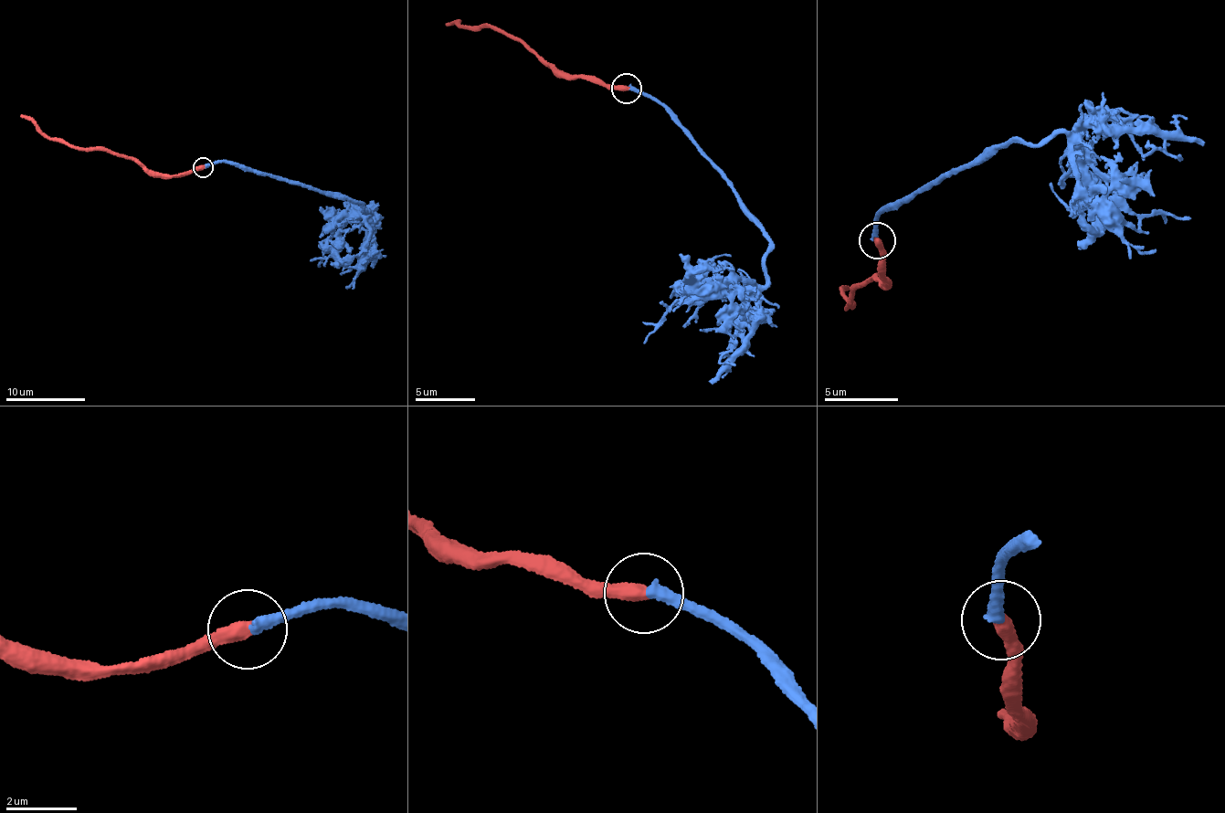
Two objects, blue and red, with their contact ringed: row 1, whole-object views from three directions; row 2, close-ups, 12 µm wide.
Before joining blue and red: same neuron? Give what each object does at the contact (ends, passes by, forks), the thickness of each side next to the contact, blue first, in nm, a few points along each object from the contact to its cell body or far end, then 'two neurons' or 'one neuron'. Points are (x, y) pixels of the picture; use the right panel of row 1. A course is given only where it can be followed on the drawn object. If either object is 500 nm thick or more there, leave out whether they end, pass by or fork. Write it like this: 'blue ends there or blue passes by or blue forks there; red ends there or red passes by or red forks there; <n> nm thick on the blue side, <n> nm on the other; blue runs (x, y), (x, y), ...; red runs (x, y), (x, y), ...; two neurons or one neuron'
blue ends there; red ends there; 340 nm thick on the blue side, 440 nm on the other; blue runs (877, 240), (875, 218), (884, 209), (1012, 142), (1065, 135), (1138, 216), (1157, 211), (1192, 219); red runs (878, 241), (884, 247), (889, 290), (875, 278), (854, 290), (850, 307), (857, 304), (843, 293), (848, 286); one neuron

